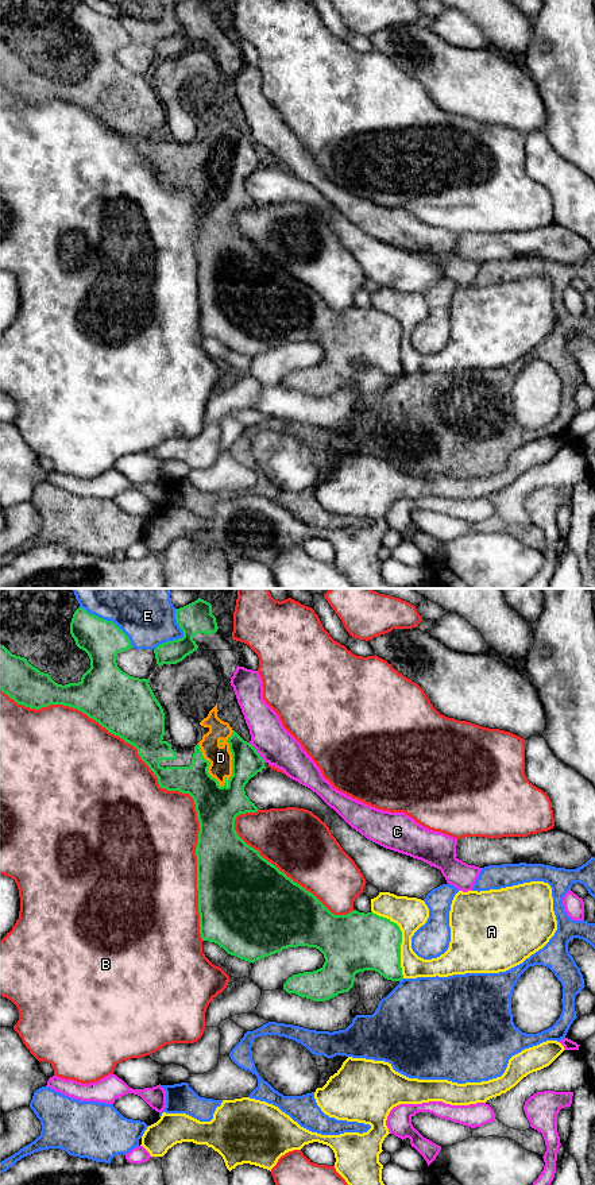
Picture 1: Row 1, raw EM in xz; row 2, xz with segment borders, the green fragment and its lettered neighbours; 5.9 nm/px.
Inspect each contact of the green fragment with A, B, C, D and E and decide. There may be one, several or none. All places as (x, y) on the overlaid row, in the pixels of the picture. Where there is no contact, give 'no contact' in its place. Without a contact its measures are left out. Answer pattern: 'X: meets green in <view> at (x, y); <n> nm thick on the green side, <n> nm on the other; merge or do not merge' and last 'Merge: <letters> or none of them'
A: meets green in xz at (401, 938); 340 nm thick on the green side, 190 nm on the other; do not merge
B: meets green in xz at (161, 787); 180 nm thick on the green side, 500 nm on the other; do not merge
C: meets green in xz at (257, 752); 180 nm thick on the green side, 220 nm on the other; do not merge
D: meets green in xz at (232, 759); 180 nm thick on the green side, 140 nm on the other; merge
E: meets green in xz at (109, 621); 240 nm thick on the green side, 460 nm on the other; do not merge
Merge: D

